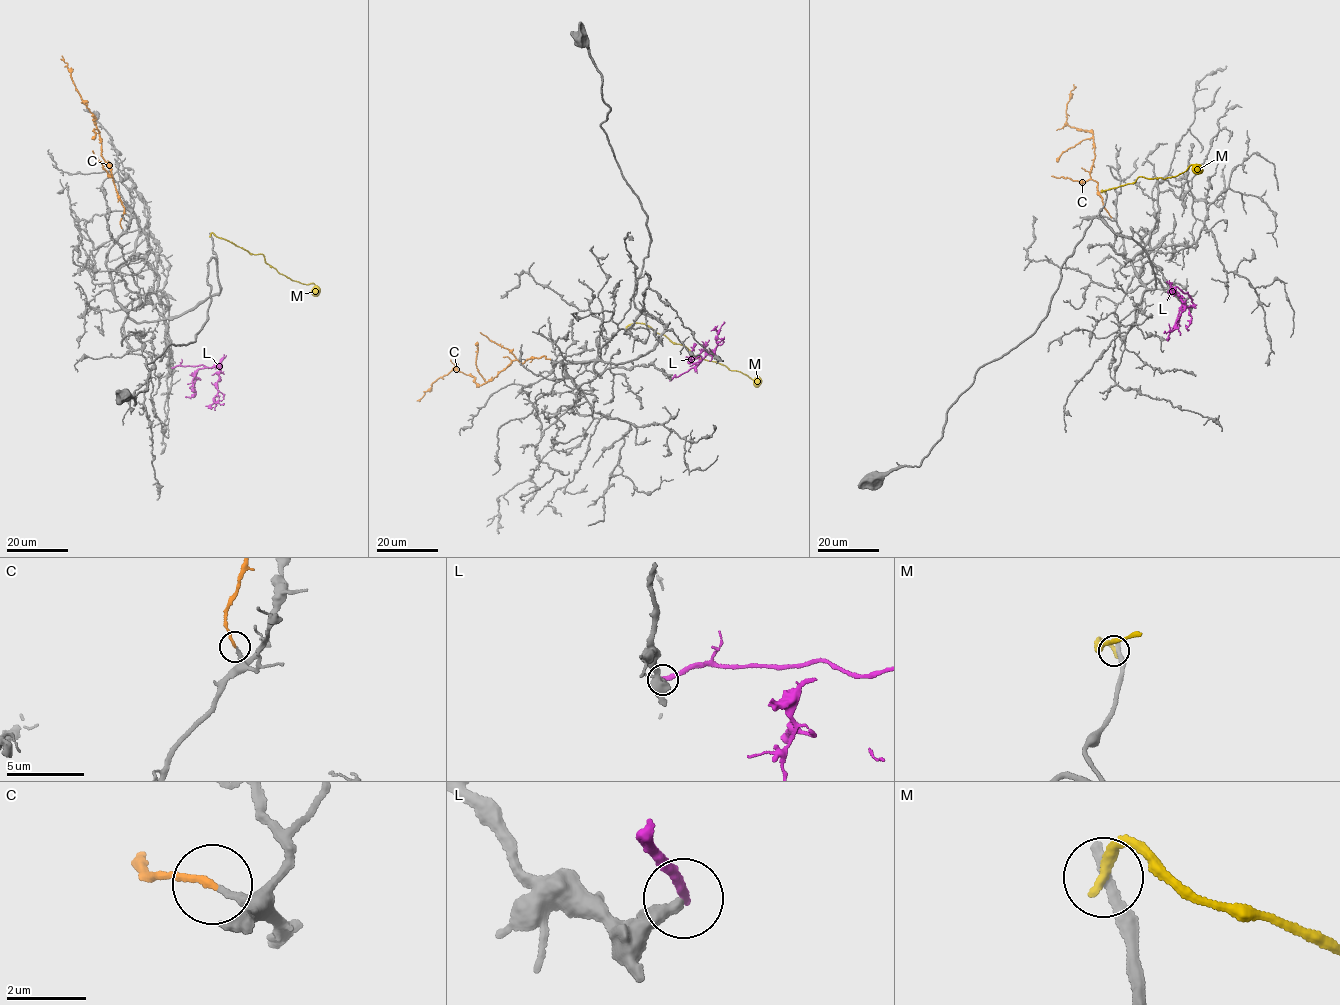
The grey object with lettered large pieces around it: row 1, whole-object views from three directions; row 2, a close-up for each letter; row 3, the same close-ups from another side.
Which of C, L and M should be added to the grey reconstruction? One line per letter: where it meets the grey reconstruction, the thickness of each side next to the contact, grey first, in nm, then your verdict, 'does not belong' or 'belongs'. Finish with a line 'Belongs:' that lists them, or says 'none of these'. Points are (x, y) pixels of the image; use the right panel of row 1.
C: meets grey at (1112, 218); 200 nm thick on the grey side, 160 nm on the other; belongs
L: meets grey at (1194, 306); 260 nm thick on the grey side, 280 nm on the other; does not belong
M: meets grey at (1105, 192); 360 nm thick on the grey side, 300 nm on the other; does not belong
Belongs: C

